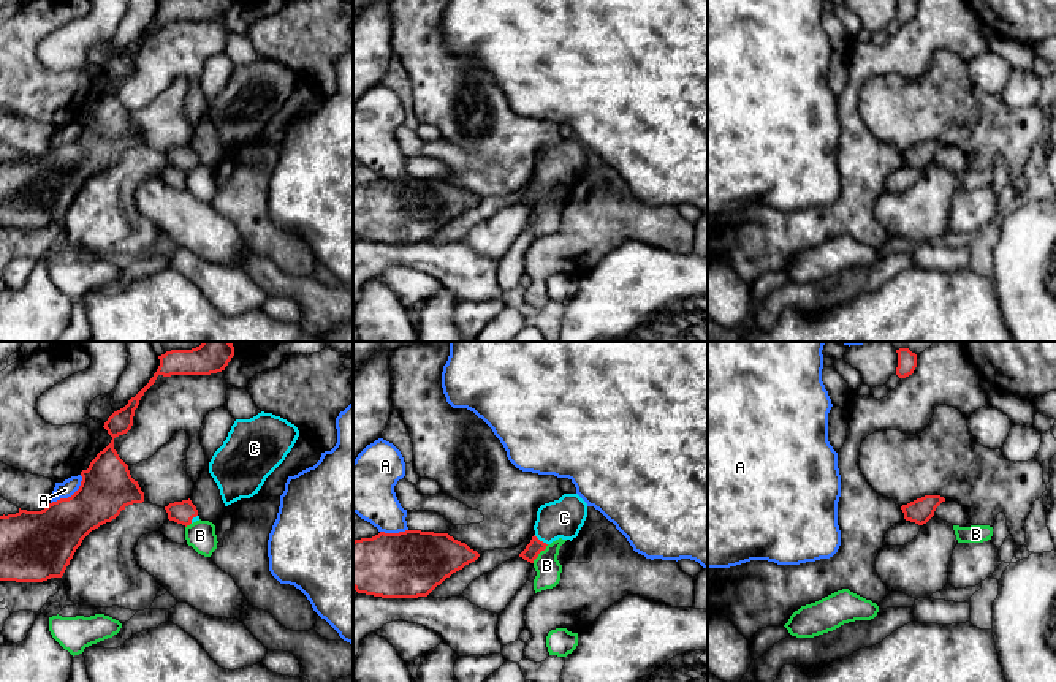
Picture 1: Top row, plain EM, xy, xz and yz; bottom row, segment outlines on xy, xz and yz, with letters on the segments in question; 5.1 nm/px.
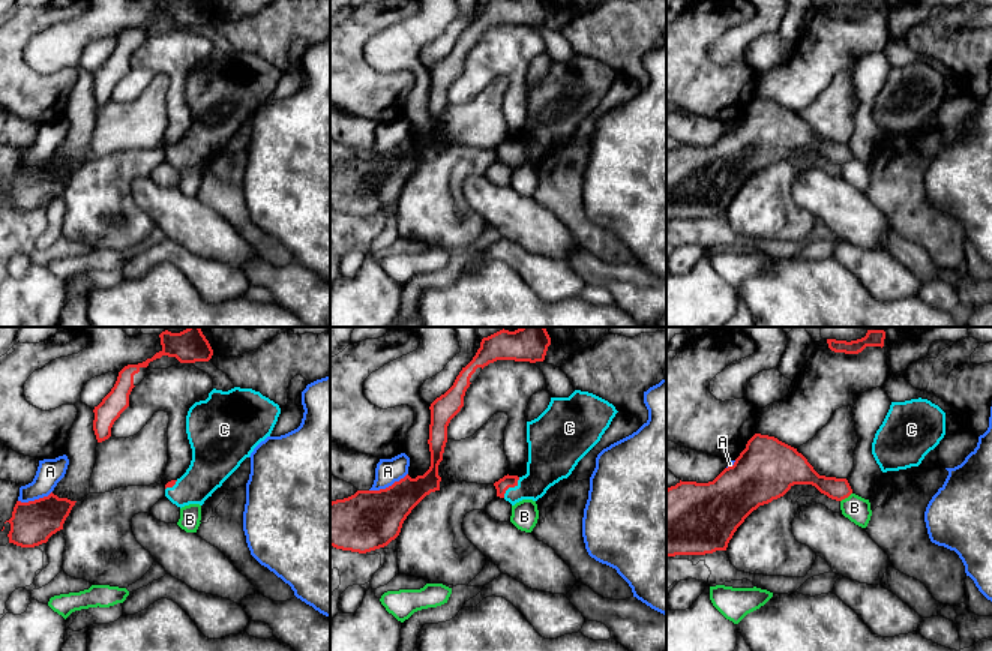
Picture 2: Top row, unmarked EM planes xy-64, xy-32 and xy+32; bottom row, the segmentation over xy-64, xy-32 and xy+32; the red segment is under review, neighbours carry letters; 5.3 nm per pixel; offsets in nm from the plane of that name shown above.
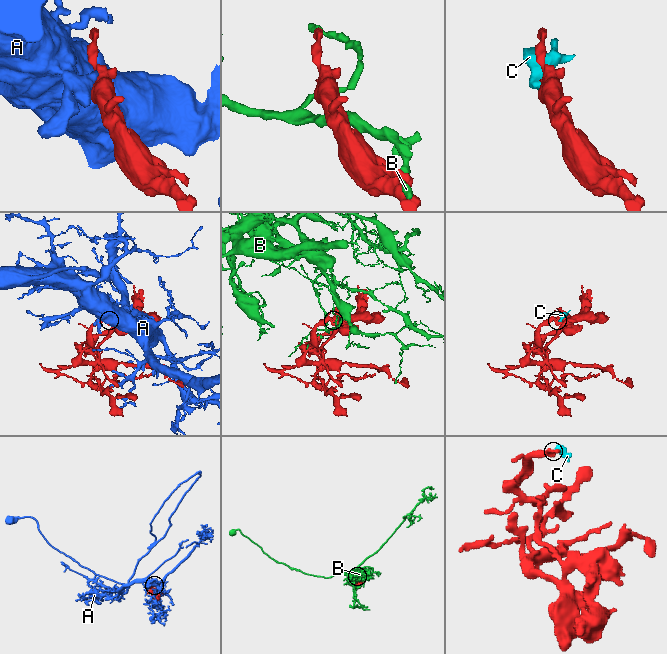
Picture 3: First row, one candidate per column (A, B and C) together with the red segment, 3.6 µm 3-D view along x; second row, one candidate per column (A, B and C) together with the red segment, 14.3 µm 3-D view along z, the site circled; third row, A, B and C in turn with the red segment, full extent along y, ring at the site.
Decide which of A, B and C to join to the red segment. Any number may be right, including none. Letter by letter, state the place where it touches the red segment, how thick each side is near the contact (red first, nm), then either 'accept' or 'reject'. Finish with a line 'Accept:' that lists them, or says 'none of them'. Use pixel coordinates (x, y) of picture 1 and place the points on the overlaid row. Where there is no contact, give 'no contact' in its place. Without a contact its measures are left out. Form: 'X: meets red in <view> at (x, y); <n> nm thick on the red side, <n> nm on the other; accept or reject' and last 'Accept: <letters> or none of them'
A: meets red in xy at (72, 496); 300 nm thick on the red side, 90 nm on the other; reject
B: meets red in xz at (539, 553); 80 nm thick on the red side, 130 nm on the other; reject
C: meets red in xz at (539, 540); 80 nm thick on the red side, 200 nm on the other; accept
Accept: C

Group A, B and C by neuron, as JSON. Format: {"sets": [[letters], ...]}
{"sets": [["A"], ["B"], ["C"]]}

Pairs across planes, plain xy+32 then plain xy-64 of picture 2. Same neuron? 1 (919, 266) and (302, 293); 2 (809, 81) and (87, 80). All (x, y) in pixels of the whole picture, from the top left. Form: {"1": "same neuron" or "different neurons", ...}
{"1": "same neuron", "2": "different neurons"}

